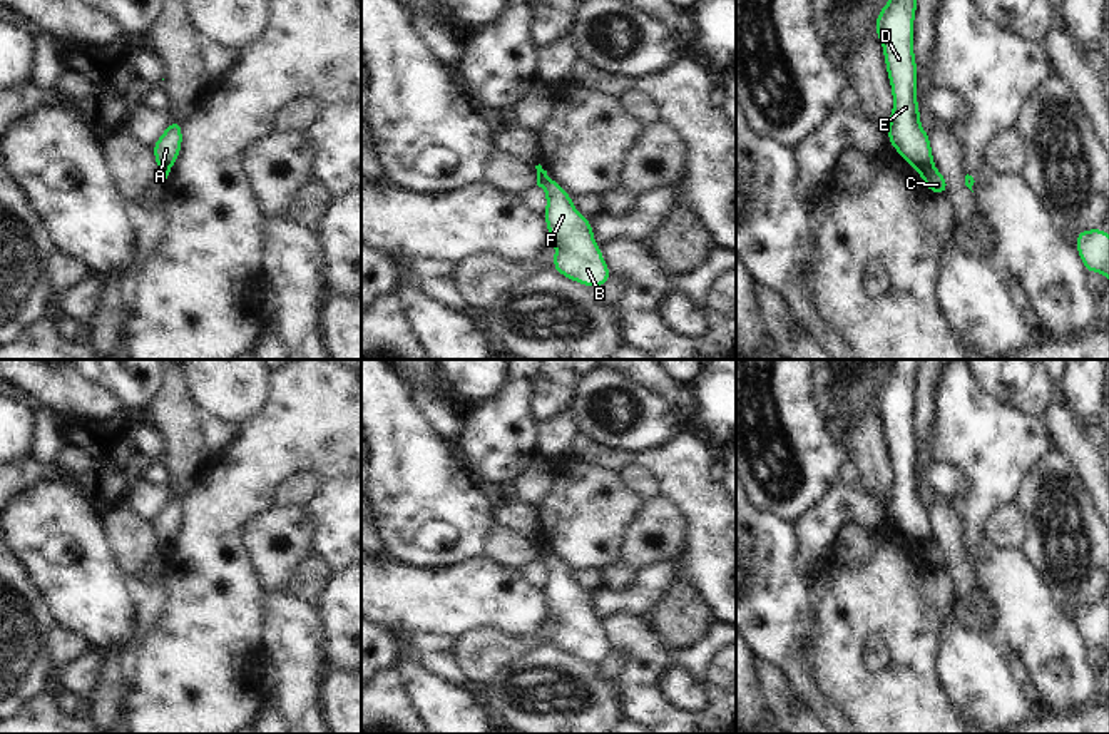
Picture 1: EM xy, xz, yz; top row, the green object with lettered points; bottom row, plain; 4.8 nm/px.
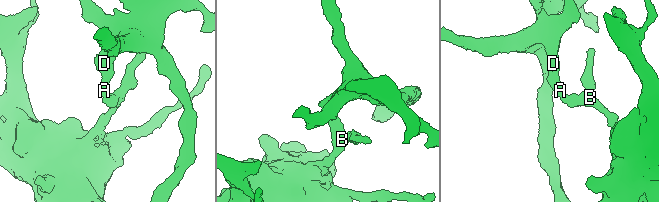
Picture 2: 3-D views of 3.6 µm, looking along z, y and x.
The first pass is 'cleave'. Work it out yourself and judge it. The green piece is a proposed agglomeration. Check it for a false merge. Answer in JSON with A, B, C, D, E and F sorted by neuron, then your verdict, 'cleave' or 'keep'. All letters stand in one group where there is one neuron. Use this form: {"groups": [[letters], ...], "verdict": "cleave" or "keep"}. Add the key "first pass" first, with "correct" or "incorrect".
{"first pass": "correct", "groups": [["A", "D", "E"], ["B", "C", "F"]], "verdict": "cleave"}

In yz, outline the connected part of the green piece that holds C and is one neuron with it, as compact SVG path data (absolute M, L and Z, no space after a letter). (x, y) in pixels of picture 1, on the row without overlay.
M925 542L922 547L922 555L930 563L933 570L942 570L948 565L950 558L947 553L940 548L937 542Z

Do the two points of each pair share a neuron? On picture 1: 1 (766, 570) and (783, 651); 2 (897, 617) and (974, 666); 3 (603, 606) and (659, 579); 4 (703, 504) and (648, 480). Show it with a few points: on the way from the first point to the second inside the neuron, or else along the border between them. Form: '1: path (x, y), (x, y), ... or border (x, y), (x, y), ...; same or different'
1: path (776, 591), (776, 631); same
2: border (955, 621), (940, 639), (940, 684); different
3: path (616, 602), (633, 602), (646, 589); same
4: border (619, 468), (629, 463), (646, 467), (659, 492); different

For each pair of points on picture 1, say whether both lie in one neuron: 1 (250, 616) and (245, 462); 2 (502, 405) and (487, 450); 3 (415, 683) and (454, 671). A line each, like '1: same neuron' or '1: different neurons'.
1: same neuron
2: same neuron
3: different neurons

